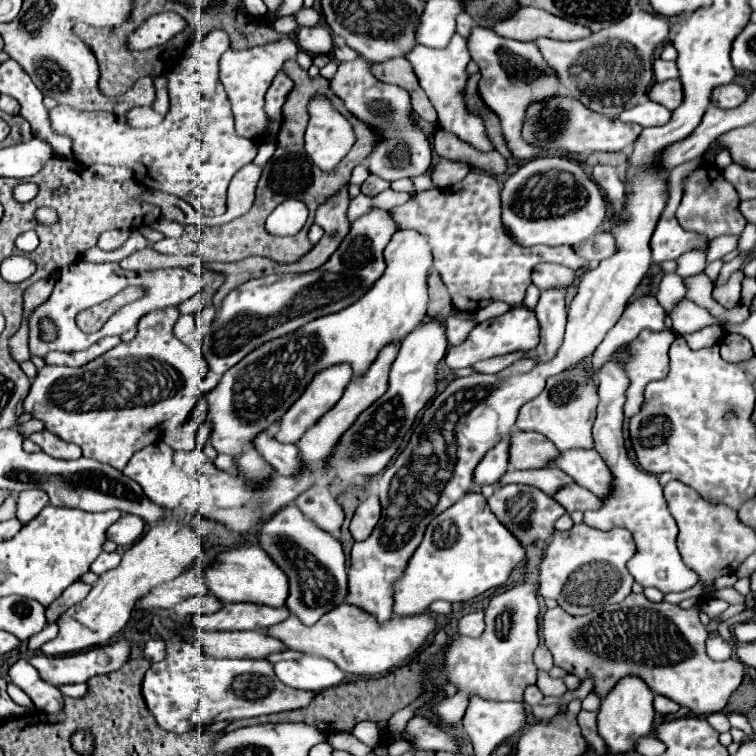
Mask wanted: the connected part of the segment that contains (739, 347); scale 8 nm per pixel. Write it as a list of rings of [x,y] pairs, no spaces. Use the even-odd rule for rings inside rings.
[[[726,334],[720,340],[720,352],[722,352],[722,358],[732,362],[732,364],[738,364],[738,362],[742,362],[754,354],[752,344],[738,334]]]

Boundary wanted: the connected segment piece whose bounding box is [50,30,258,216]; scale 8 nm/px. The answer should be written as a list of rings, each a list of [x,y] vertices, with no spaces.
[[[212,30],[182,52],[176,60],[176,76],[172,76],[172,70],[168,72],[170,112],[158,126],[138,130],[128,126],[124,116],[112,112],[80,112],[70,106],[52,108],[52,124],[56,132],[72,138],[76,160],[86,166],[128,167],[134,180],[146,190],[174,194],[196,206],[204,216],[224,214],[228,182],[258,152],[254,140],[236,134],[232,106],[218,80],[218,58],[228,48],[228,32]]]

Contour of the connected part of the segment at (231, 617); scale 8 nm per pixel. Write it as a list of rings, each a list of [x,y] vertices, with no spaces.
[[[222,604],[214,614],[200,614],[194,626],[202,632],[210,630],[264,630],[290,616],[288,608],[268,608],[264,604]]]

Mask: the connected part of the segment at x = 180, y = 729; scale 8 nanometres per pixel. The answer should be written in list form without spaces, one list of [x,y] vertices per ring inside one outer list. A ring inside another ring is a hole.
[[[166,640],[166,646],[166,658],[152,664],[144,676],[142,696],[160,728],[168,732],[184,734],[198,724],[288,712],[304,708],[316,698],[316,692],[304,692],[282,684],[274,674],[274,666],[266,660],[206,658],[198,644],[184,640]]]

